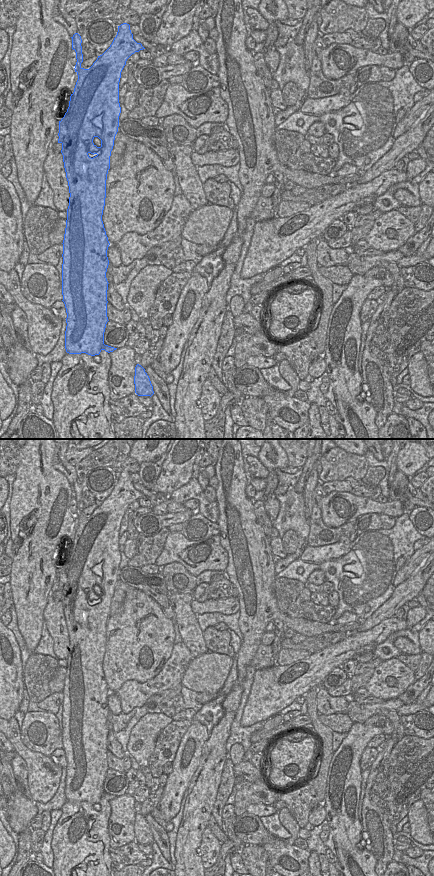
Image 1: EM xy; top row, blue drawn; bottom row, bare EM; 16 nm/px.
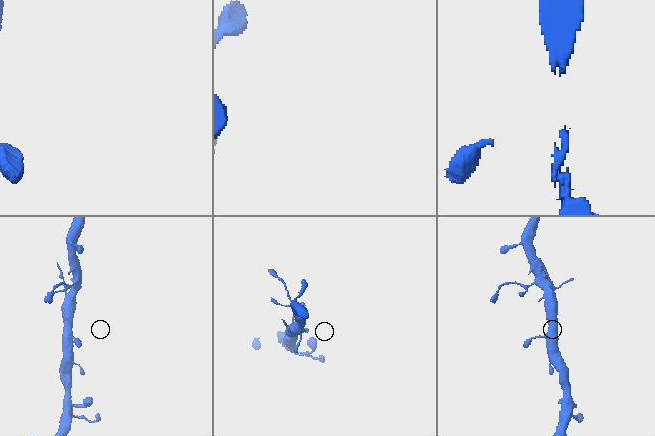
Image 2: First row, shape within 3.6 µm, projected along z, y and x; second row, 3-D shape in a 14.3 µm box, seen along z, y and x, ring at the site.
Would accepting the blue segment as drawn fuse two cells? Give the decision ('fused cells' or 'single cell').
fused cells

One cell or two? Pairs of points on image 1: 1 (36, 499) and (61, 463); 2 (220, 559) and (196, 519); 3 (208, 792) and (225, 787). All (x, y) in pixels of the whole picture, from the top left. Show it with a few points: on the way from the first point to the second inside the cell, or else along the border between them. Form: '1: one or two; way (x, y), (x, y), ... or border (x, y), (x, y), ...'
1: two; border (54, 449), (53, 467), (70, 485)
2: two; border (218, 534), (198, 540), (188, 540), (184, 536)
3: two; border (223, 767), (221, 782), (211, 813)

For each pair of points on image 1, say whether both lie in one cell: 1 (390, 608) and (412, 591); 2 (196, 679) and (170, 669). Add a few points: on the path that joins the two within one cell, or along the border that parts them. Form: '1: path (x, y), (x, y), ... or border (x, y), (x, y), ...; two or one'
1: path (395, 603), (407, 591); one
2: border (193, 658), (180, 682); two

